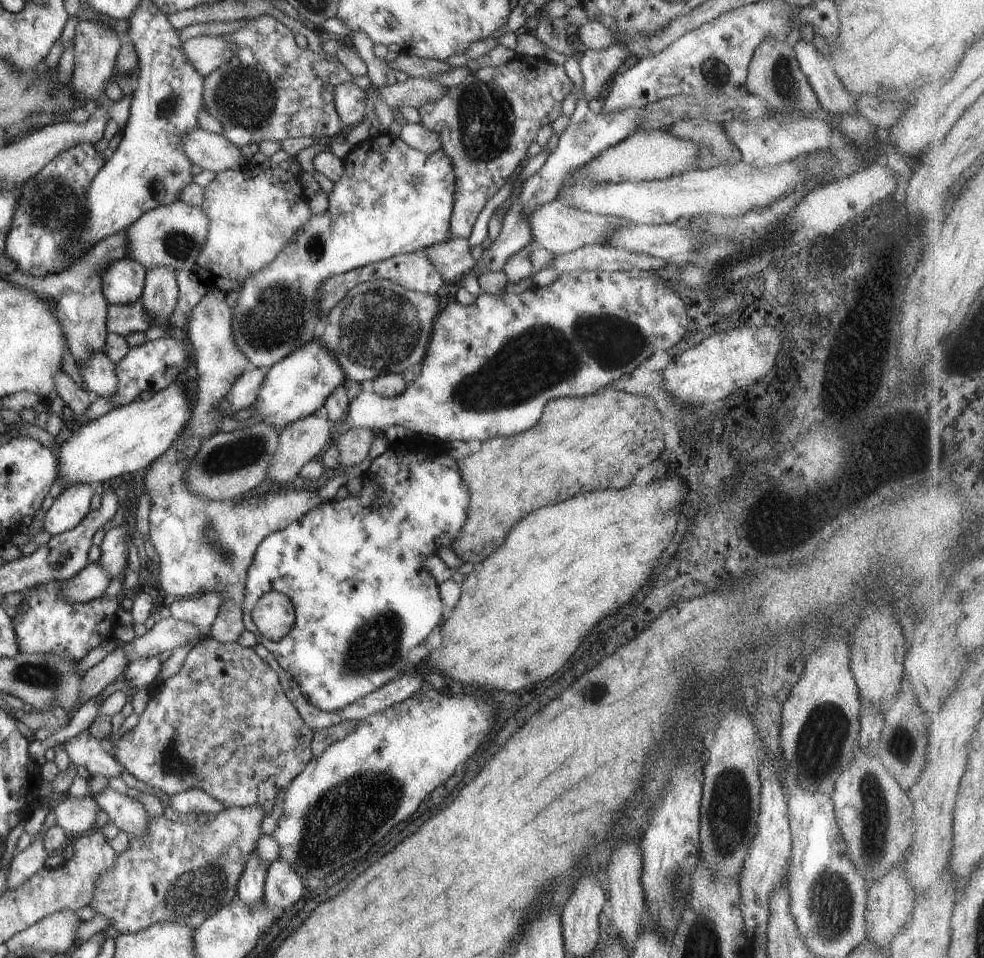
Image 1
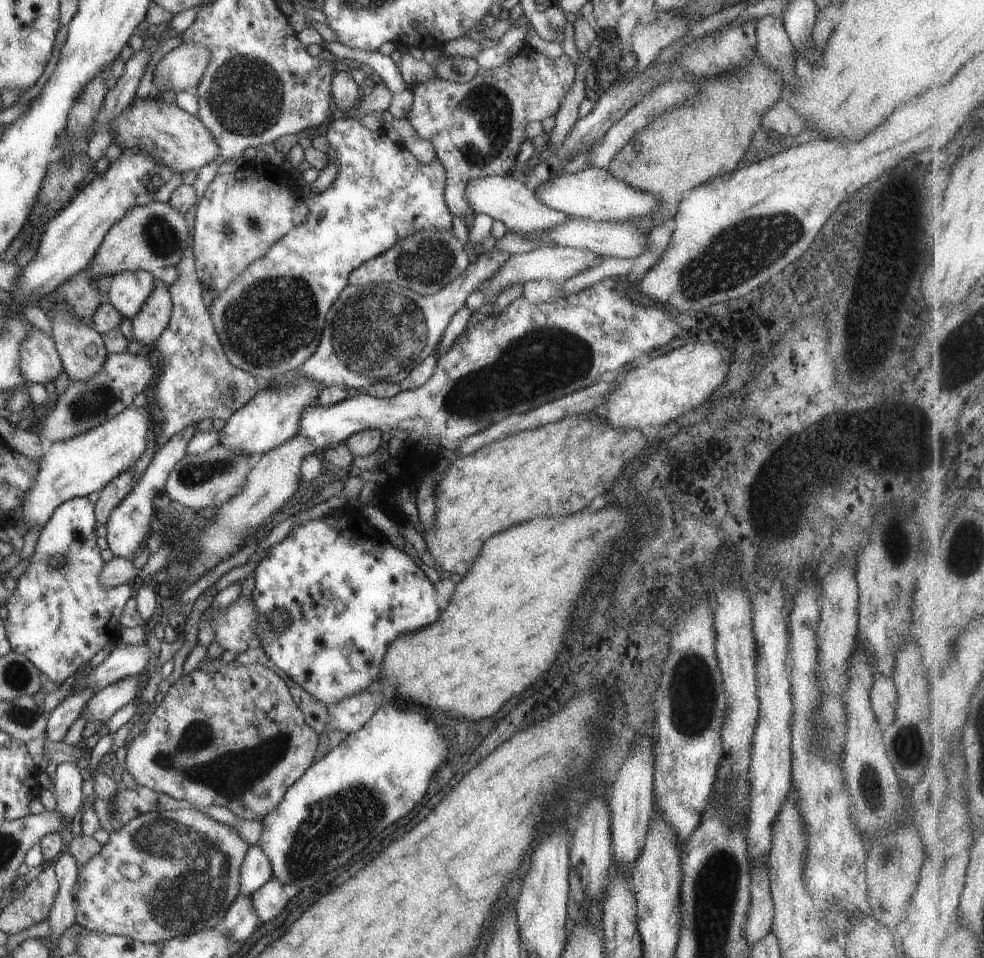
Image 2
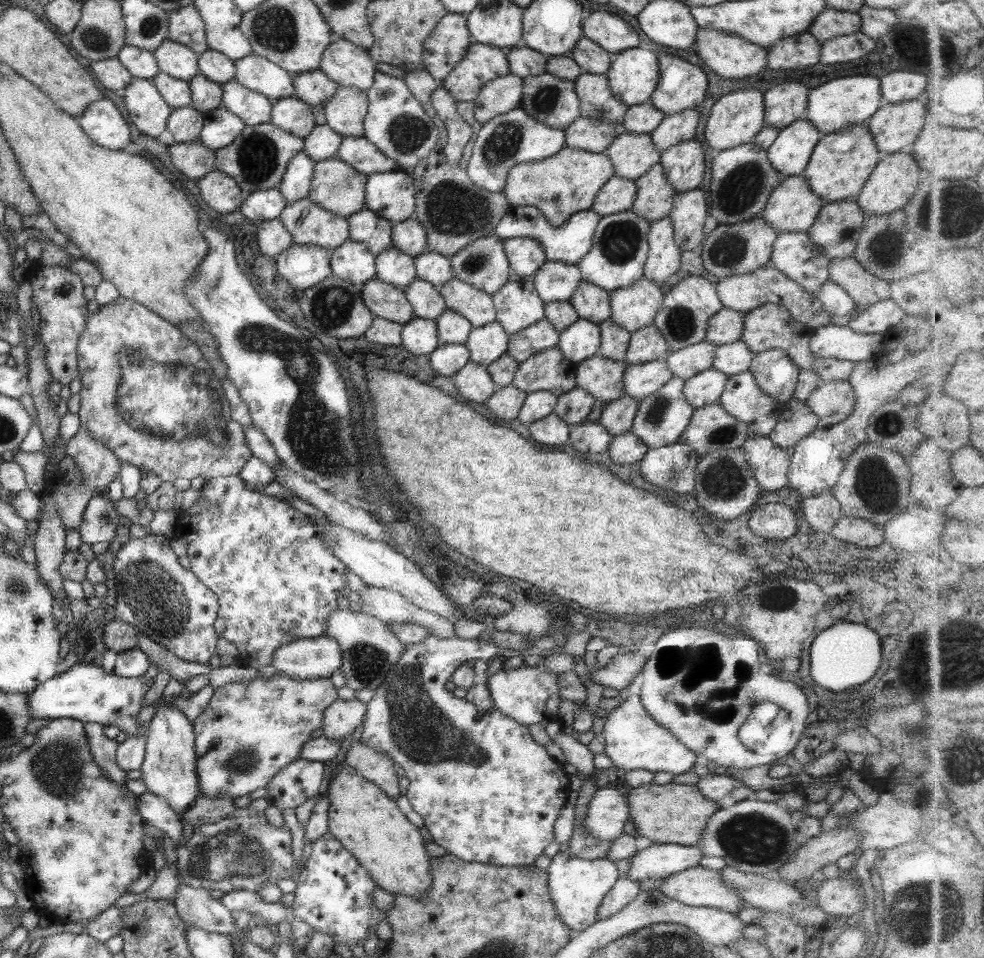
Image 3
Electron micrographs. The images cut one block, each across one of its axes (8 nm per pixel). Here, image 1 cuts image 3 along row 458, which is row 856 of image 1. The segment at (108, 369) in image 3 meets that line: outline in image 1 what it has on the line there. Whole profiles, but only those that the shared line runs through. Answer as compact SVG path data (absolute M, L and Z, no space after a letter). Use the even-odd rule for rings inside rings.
M249 805L227 806L203 825L196 821L183 823L177 818L171 822L163 815L149 817L146 833L129 838L126 850L118 854L114 865L96 880L88 905L94 914L106 916L110 926L123 933L134 933L161 921L178 922L195 929L234 897L237 879L262 834L260 824L265 815L259 805Z

